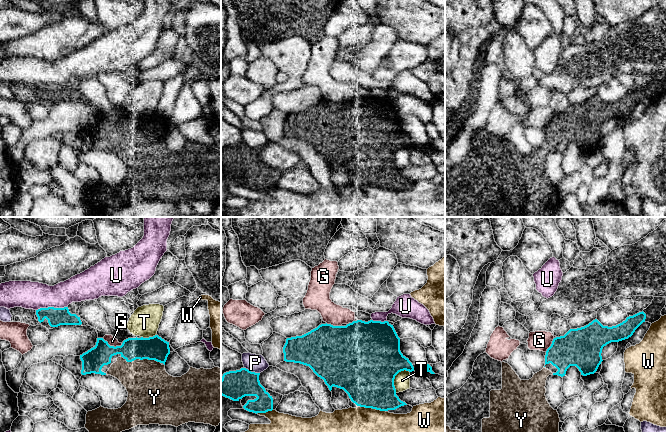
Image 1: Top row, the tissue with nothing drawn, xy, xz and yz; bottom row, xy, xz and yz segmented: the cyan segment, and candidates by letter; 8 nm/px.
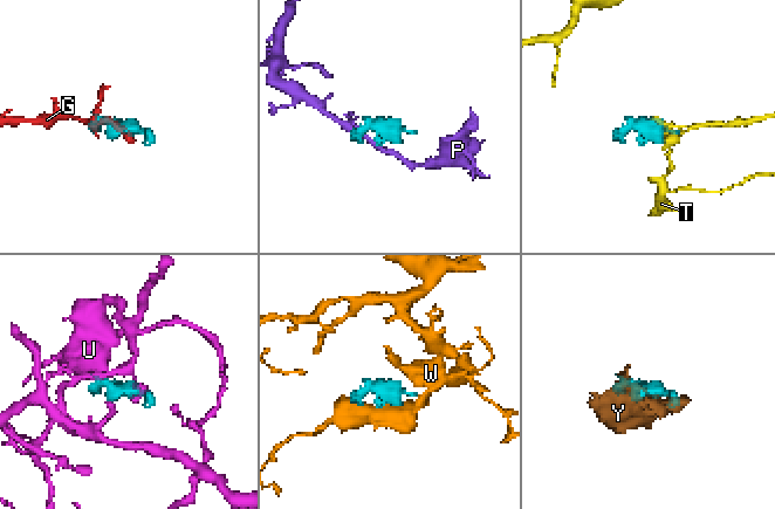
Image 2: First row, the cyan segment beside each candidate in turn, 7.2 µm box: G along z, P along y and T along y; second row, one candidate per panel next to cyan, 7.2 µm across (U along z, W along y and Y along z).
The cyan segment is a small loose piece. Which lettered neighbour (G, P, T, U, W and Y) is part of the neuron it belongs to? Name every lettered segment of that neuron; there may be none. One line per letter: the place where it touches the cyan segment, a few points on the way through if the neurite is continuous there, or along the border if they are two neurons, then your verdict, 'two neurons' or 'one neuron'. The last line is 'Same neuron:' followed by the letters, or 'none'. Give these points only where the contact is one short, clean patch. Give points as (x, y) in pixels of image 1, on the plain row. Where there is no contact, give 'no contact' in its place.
G: xy (112, 122) | along xy (102, 114), (110, 121), (120, 122), (122, 120) | two neurons
P: xz (252, 148) | along xz (244, 143), (259, 149) | two neurons
T: xz (394, 154) | two neurons
U: xy (51, 83) | two neurons
W: xz (372, 184) | two neurons
Y: xy (141, 135) | one neuron
Same neuron: Y

